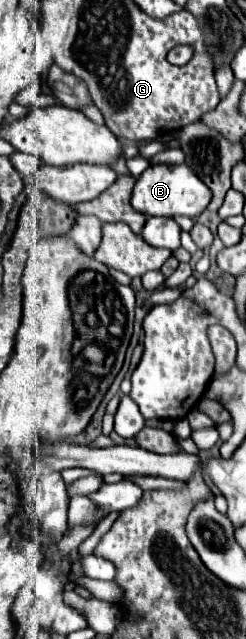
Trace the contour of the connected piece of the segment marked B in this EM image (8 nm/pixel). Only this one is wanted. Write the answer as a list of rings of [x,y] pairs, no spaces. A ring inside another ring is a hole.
[[[150,165],[136,181],[132,193],[132,207],[144,215],[186,215],[194,219],[208,207],[210,199],[212,193],[188,165]]]

